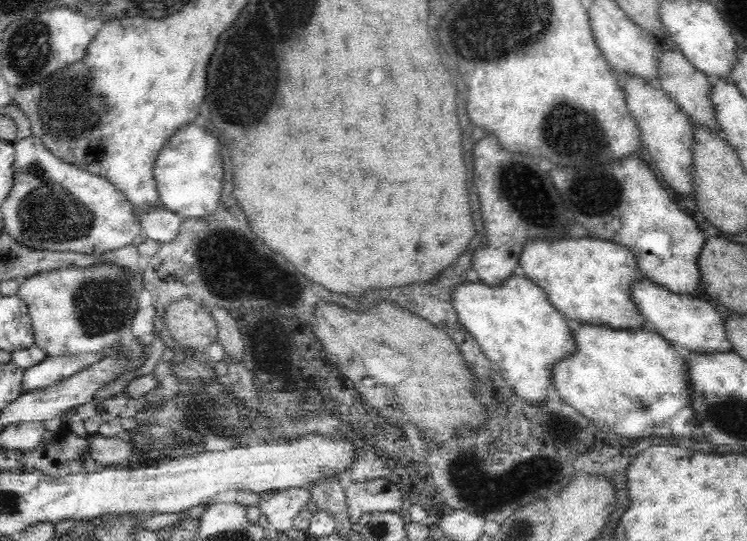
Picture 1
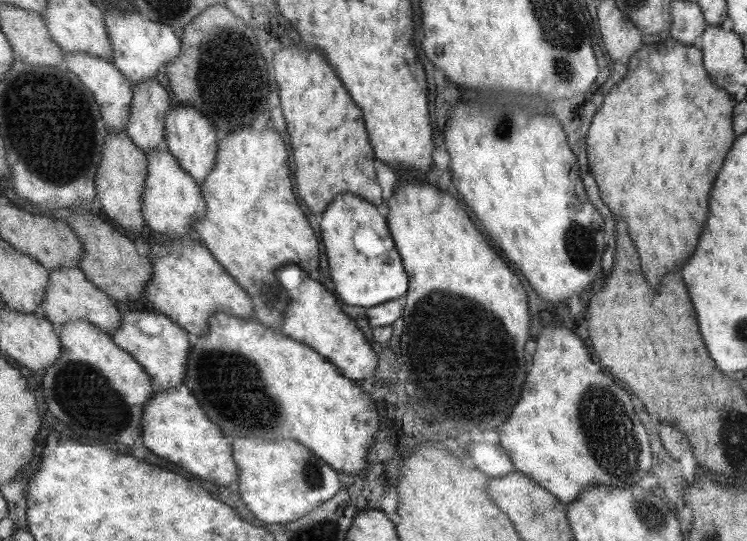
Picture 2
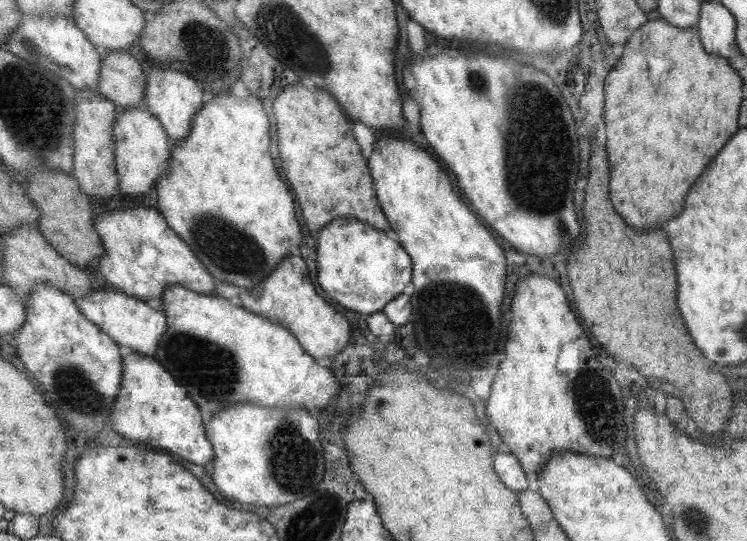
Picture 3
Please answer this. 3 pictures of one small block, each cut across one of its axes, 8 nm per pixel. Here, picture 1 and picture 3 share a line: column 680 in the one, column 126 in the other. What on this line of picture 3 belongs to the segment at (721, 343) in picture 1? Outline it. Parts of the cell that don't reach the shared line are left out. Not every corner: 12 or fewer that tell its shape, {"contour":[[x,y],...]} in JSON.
{"contour":[[115,289],[74,302],[126,351],[155,358],[160,309]]}

